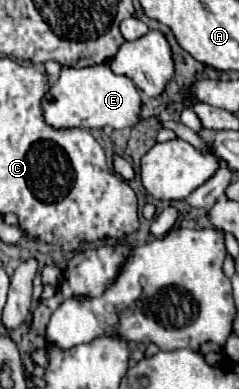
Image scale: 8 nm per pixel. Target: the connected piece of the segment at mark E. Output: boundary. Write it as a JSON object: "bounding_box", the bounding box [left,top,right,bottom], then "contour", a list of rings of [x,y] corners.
{"bounding_box":[42,65,142,129],"contour":[[[92,65],[82,69],[62,67],[60,79],[56,81],[56,85],[50,87],[50,91],[42,99],[42,109],[46,123],[50,123],[56,129],[102,129],[106,125],[112,129],[126,129],[134,127],[140,121],[142,99],[134,81],[124,75],[114,75],[108,65]]]}

